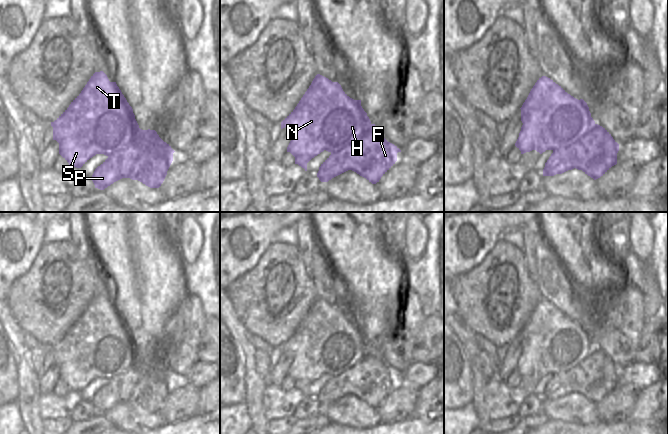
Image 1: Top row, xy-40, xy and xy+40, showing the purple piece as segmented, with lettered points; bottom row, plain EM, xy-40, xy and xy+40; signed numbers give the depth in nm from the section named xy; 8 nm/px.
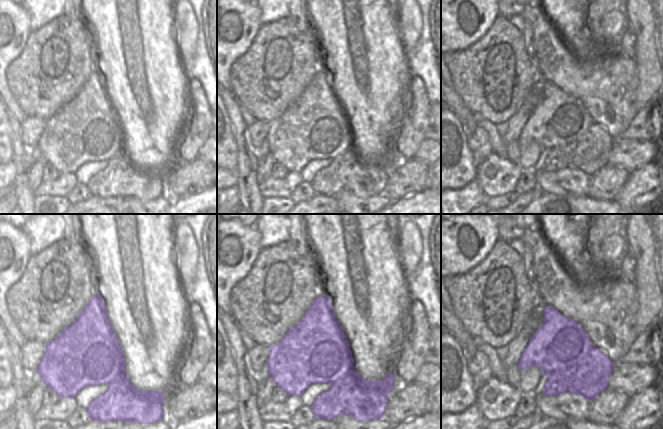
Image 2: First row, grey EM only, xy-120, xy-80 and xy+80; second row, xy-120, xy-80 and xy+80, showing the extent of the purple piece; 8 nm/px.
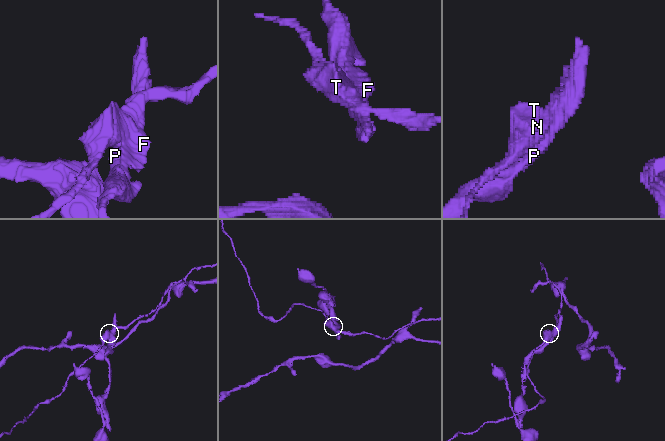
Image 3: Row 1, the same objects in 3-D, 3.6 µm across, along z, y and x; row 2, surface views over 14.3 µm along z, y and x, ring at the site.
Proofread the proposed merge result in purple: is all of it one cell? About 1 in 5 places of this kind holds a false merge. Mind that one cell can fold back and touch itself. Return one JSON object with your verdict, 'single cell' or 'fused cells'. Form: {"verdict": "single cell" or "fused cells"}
{"verdict": "fused cells"}

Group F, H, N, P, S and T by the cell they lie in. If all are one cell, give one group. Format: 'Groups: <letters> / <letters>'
Groups: F P / H N S T

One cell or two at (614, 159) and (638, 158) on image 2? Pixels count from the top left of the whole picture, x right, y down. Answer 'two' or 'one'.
one

